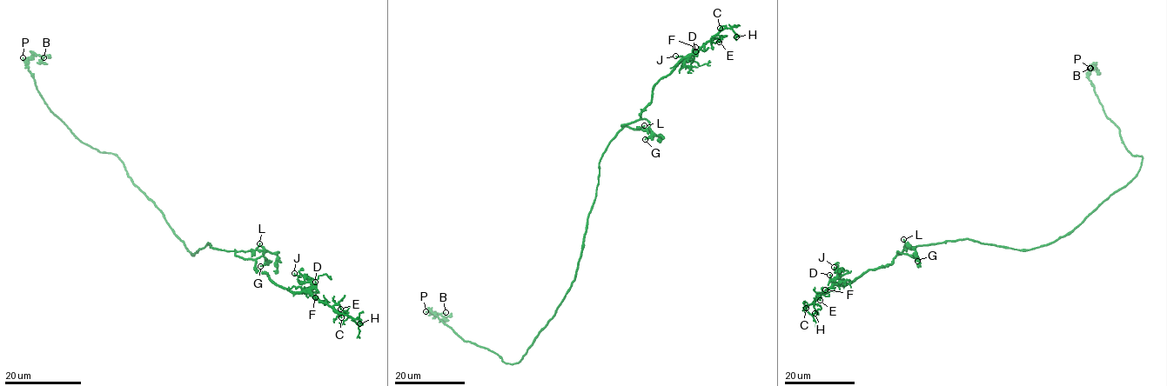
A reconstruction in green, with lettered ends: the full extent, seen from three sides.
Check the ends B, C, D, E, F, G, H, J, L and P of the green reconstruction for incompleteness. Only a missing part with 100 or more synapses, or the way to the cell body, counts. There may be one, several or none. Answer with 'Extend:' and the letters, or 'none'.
Extend: F

